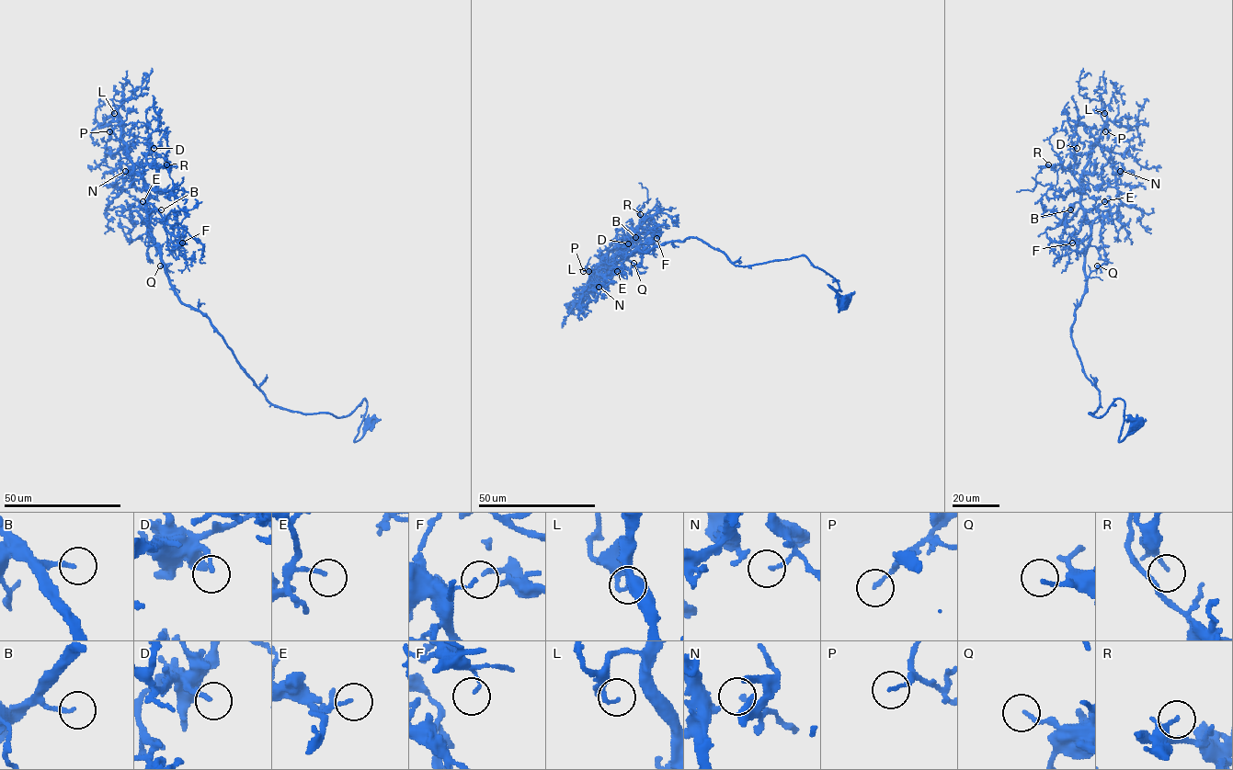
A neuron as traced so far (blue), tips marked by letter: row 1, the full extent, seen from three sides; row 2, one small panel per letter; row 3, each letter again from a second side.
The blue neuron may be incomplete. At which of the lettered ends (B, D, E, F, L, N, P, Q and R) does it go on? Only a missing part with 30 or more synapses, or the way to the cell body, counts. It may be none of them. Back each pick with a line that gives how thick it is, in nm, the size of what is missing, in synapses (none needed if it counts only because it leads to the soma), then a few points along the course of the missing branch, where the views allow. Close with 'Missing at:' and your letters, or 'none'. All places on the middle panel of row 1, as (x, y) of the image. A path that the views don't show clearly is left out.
B: 150 nm thick; about 40 synapses; missing branch runs (635, 237), (634, 249)
Missing at: B

